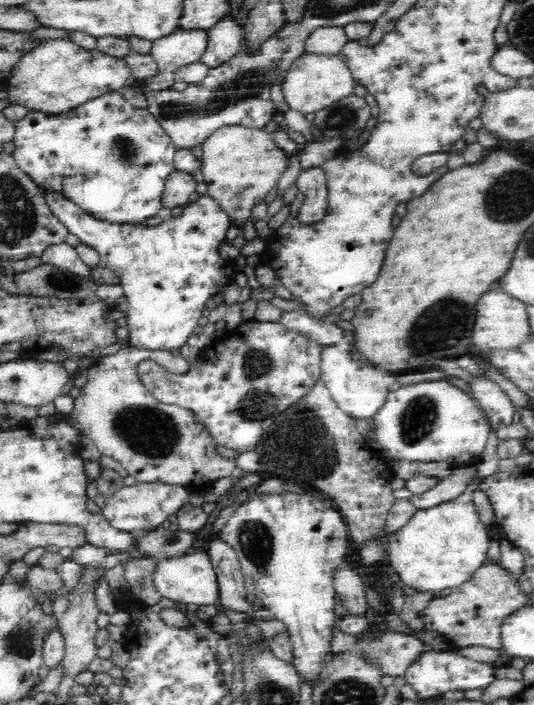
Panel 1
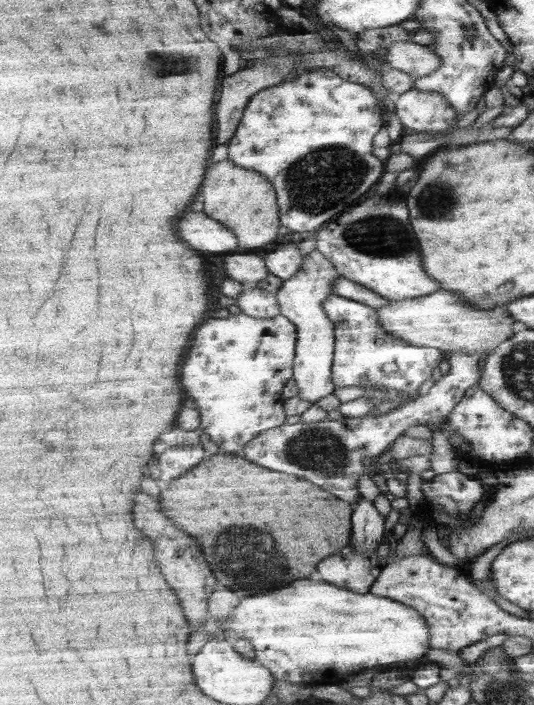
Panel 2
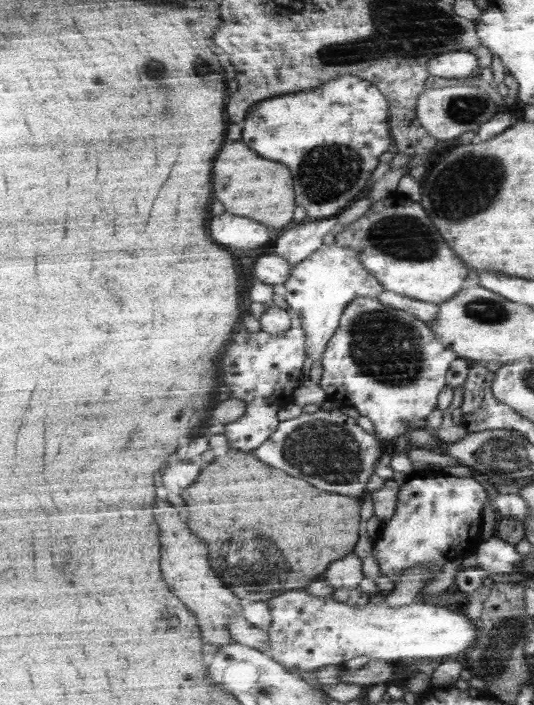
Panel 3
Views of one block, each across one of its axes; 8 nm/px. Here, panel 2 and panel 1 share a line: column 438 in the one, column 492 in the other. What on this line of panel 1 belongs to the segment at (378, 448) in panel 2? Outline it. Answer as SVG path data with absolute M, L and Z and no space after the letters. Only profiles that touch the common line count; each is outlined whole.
M489 377L474 378L470 382L469 394L476 401L492 429L512 423L514 405L498 384Z

